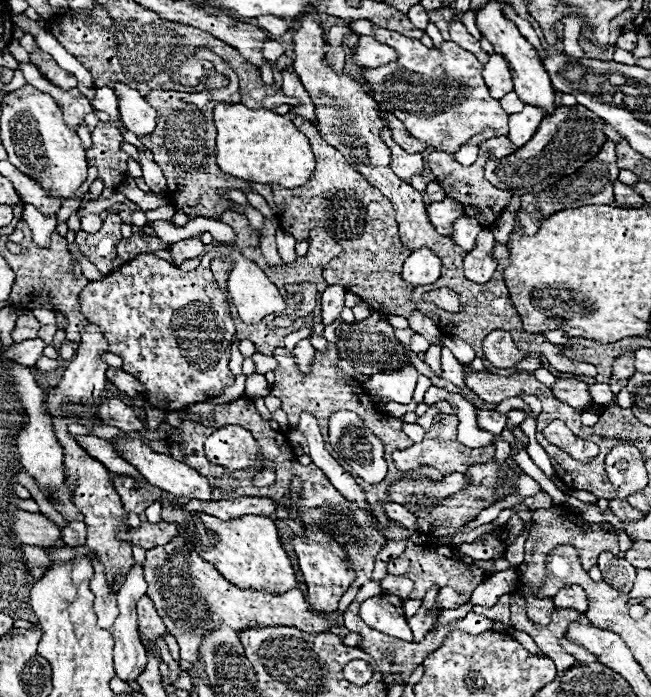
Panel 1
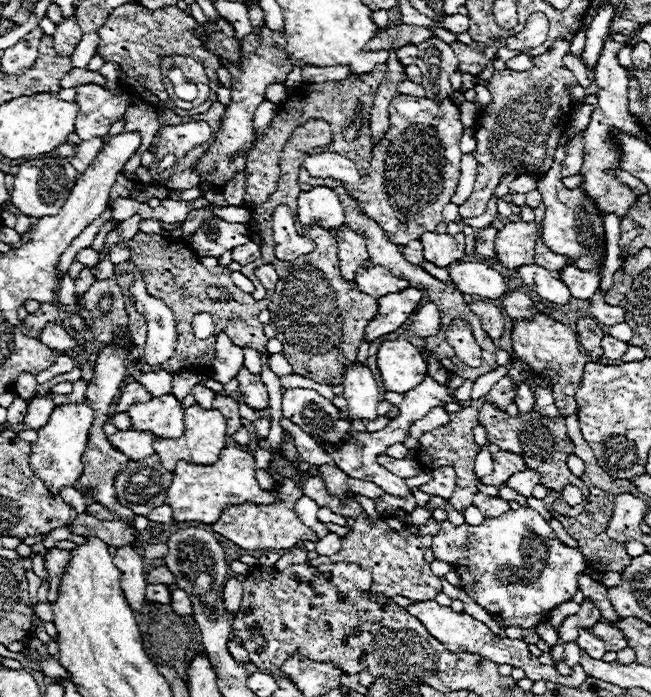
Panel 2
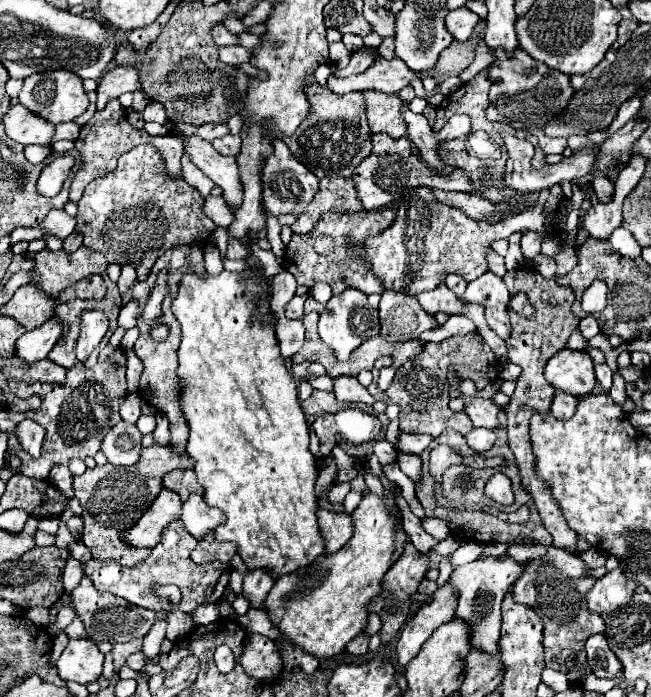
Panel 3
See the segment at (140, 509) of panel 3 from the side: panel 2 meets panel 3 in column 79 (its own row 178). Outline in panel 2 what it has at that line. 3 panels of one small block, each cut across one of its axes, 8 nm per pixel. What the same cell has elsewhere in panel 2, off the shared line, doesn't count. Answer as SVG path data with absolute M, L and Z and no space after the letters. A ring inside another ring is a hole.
M556 40L544 54L532 58L530 70L526 70L526 72L508 72L508 70L494 72L494 78L488 84L488 90L492 94L492 104L478 114L478 122L474 128L476 140L478 140L478 146L472 152L476 162L478 162L476 184L474 184L470 198L462 206L458 206L460 216L466 216L466 218L480 216L486 210L486 202L494 194L500 178L506 172L510 172L512 168L520 168L520 174L536 174L536 176L546 174L550 170L554 148L558 144L558 138L566 130L564 126L566 126L570 112L572 112L572 106L574 106L566 94L566 84L572 84L572 86L578 84L574 74L568 68L562 68L564 56L568 54L568 48L570 48L570 40Z

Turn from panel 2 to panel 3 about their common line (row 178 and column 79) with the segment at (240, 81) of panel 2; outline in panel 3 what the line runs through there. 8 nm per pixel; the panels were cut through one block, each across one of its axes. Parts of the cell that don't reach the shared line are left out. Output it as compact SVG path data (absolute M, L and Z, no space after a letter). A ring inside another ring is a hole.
M136 146L134 150L126 152L118 160L118 168L102 178L96 178L88 184L84 190L84 196L78 202L78 226L76 230L84 234L84 246L104 254L106 260L124 264L130 262L136 266L138 280L146 280L154 262L170 248L182 246L182 244L204 244L212 230L216 228L214 222L204 214L202 210L204 198L200 192L190 186L184 178L168 178L164 174L164 158L154 146Z

